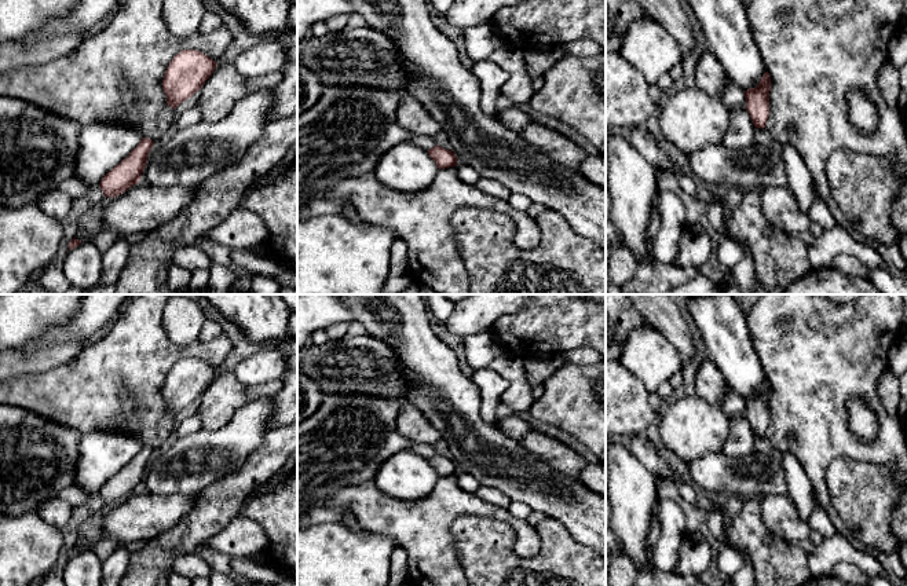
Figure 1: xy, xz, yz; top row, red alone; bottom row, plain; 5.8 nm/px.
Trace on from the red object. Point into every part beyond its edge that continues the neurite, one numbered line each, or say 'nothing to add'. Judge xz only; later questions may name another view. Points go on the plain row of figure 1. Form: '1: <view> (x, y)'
nothing to add

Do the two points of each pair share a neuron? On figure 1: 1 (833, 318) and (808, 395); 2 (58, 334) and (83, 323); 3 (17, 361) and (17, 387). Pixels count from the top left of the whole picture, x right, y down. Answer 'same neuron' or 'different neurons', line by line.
1: same neuron
2: same neuron
3: different neurons

